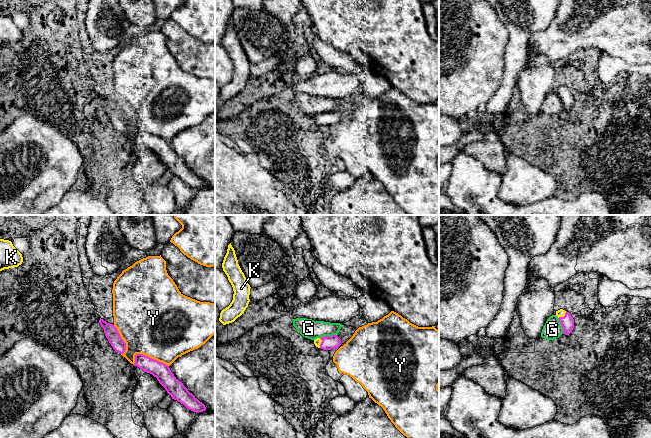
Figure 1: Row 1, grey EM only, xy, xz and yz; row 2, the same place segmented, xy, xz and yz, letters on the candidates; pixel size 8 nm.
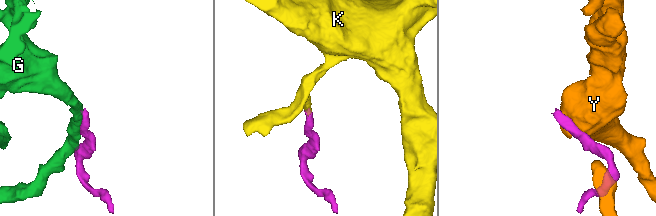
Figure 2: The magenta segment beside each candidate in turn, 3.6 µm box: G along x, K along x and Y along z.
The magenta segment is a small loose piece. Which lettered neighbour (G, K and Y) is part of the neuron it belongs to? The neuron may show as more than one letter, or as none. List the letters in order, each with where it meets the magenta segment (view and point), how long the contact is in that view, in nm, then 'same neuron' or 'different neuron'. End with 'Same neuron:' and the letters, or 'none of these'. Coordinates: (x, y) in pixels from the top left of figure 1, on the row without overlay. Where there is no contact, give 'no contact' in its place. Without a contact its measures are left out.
G: xz (327, 112) | 150 nm | different neuron
K: yz (564, 92) | 90 nm | same neuron
Y: xy (151, 134) | 300 nm | different neuron
Same neuron: K

